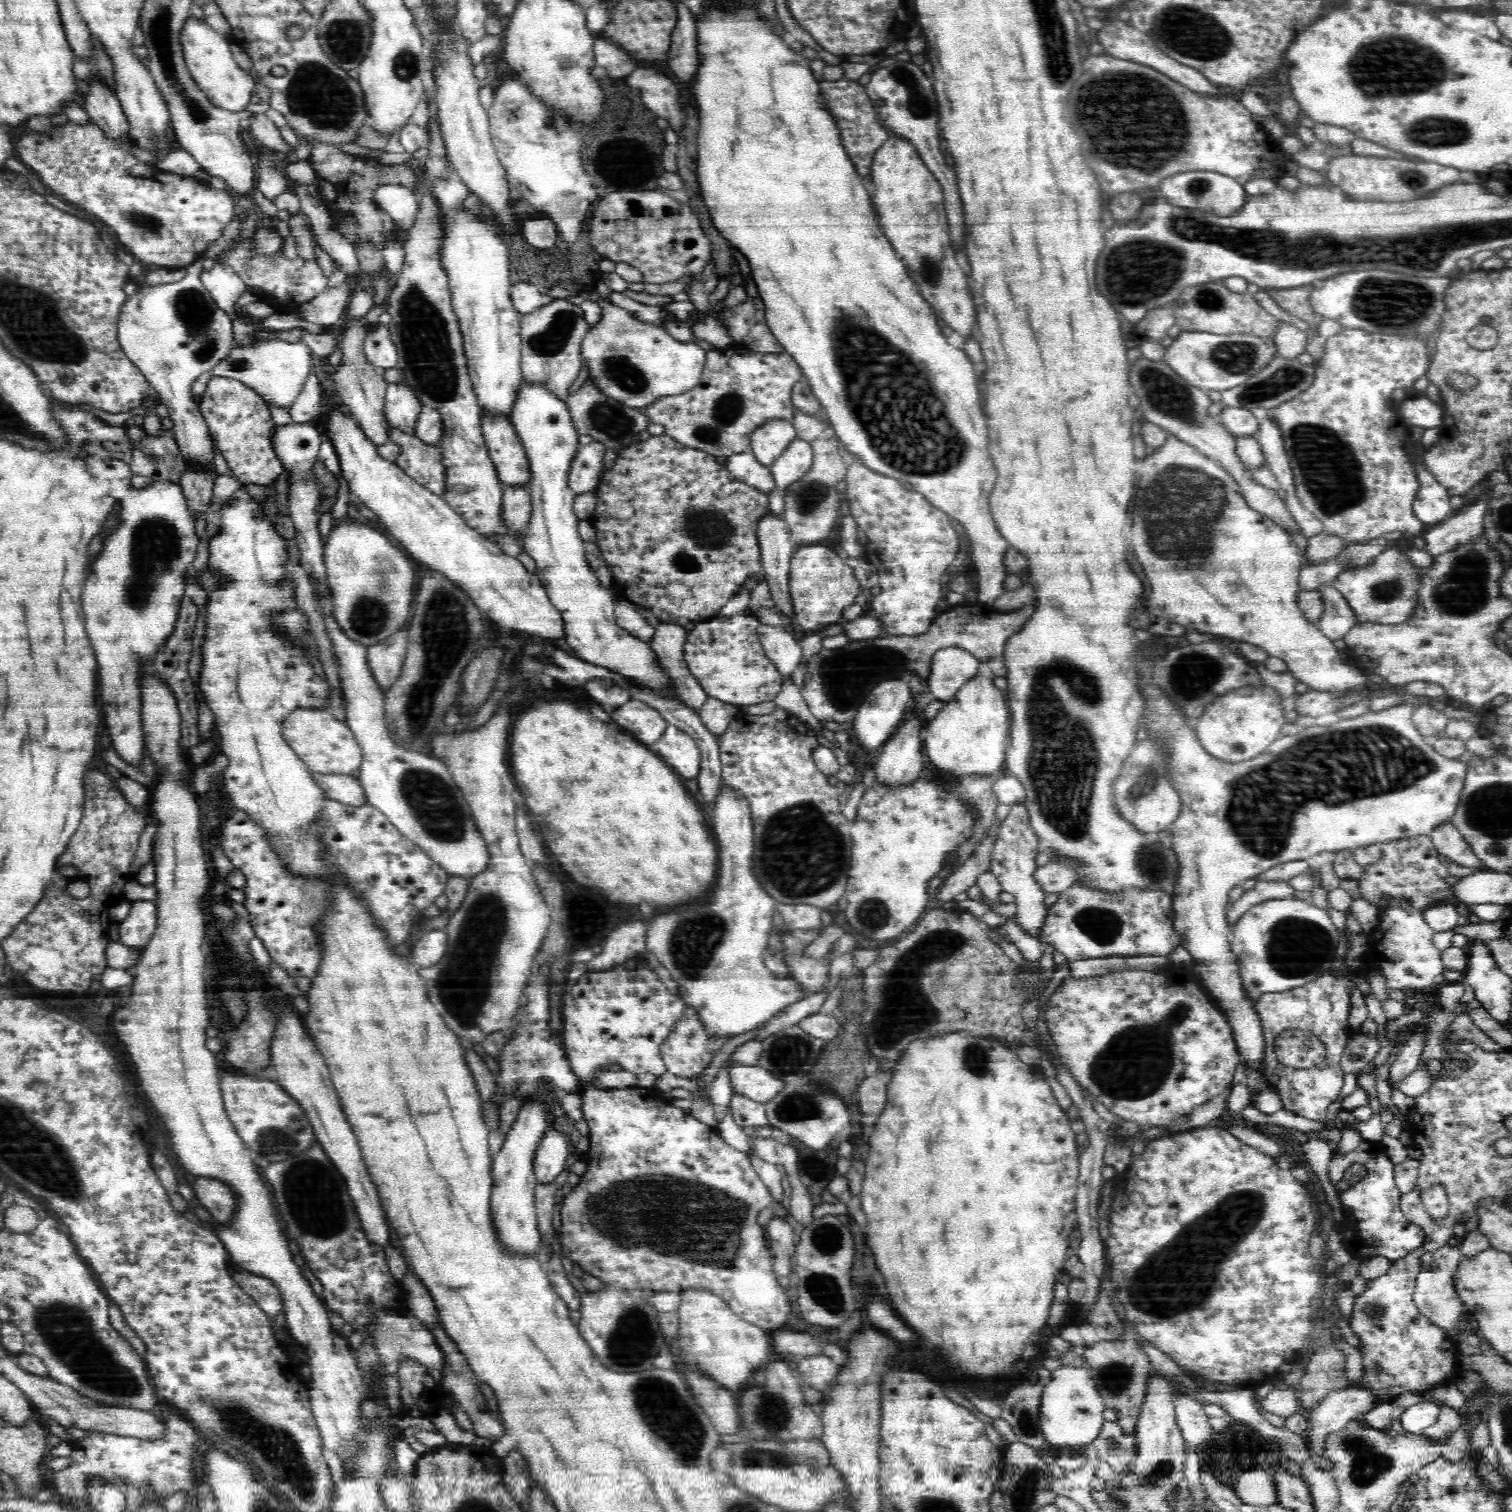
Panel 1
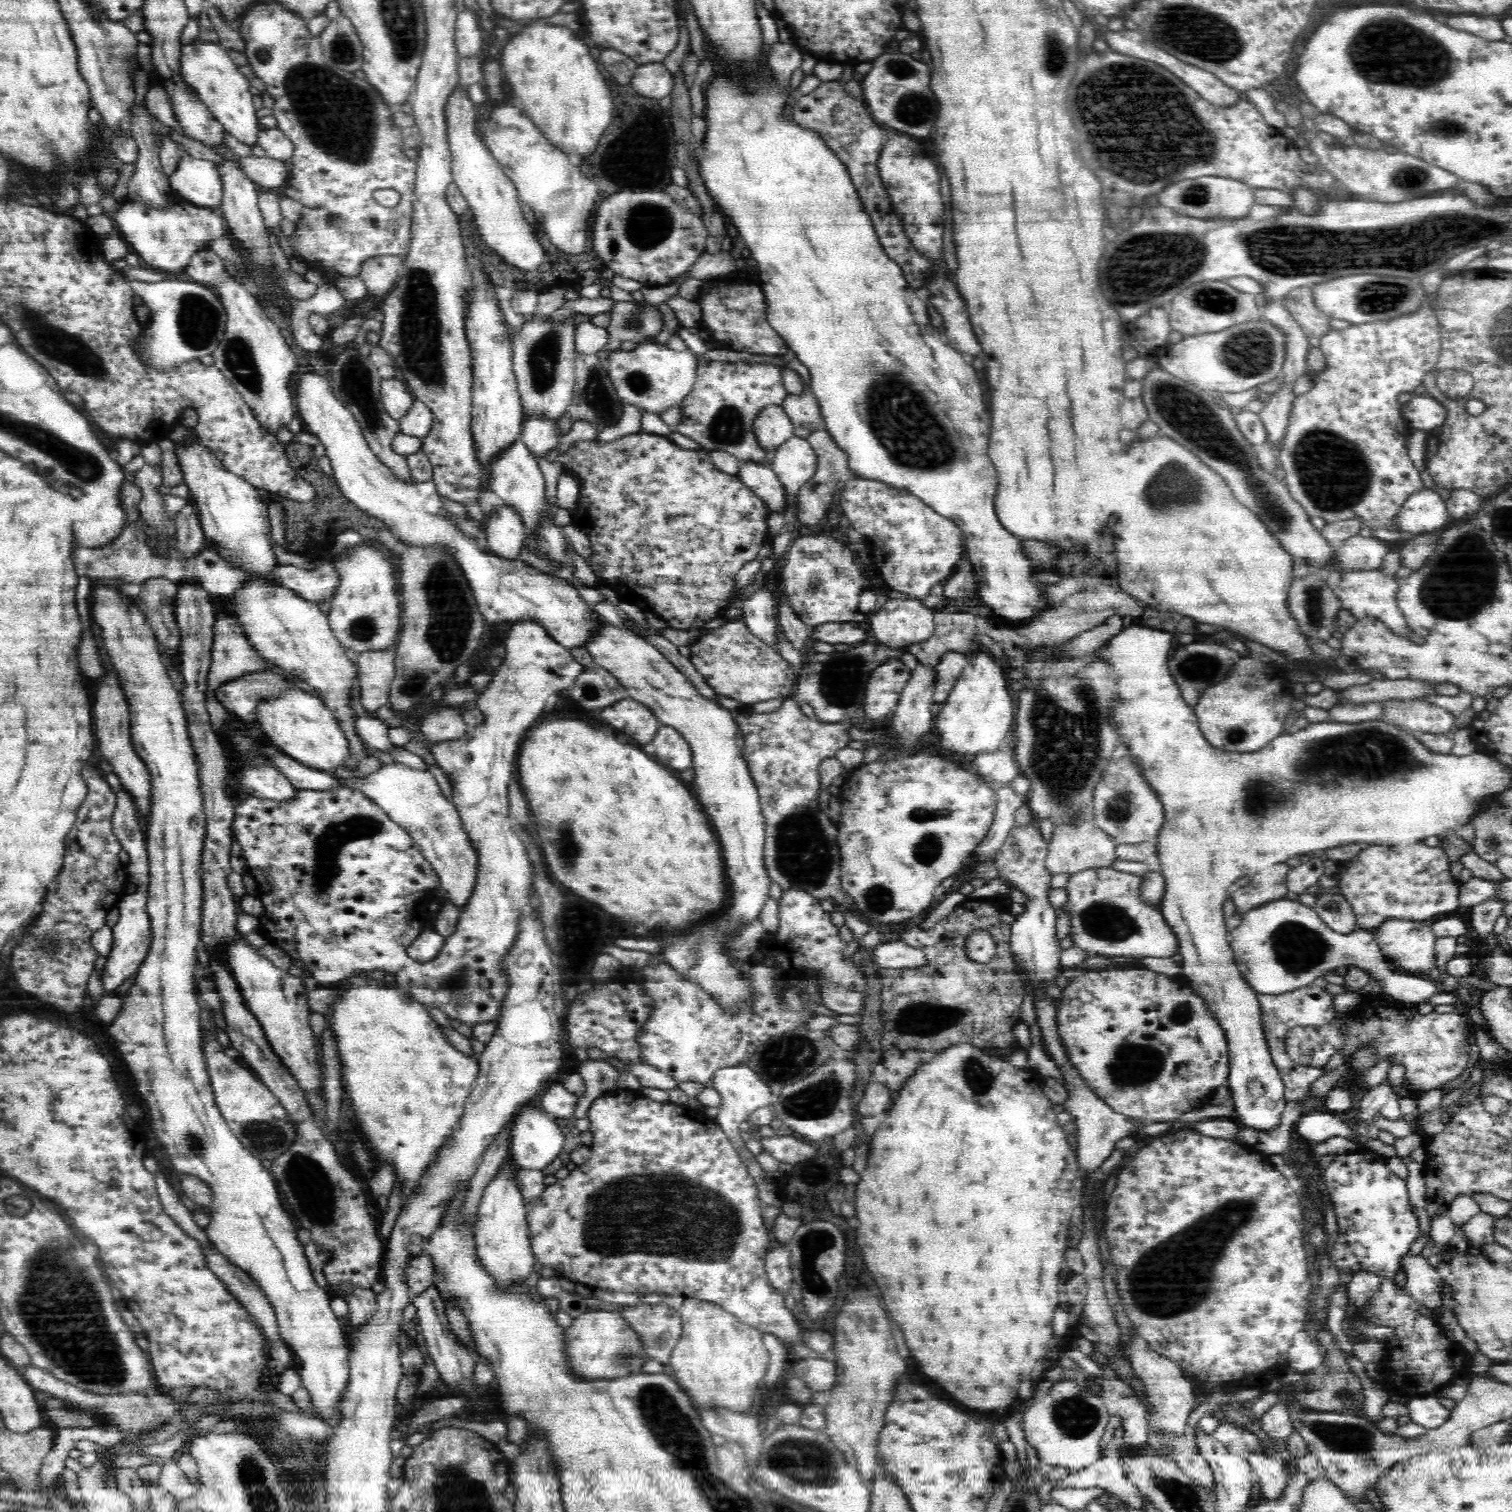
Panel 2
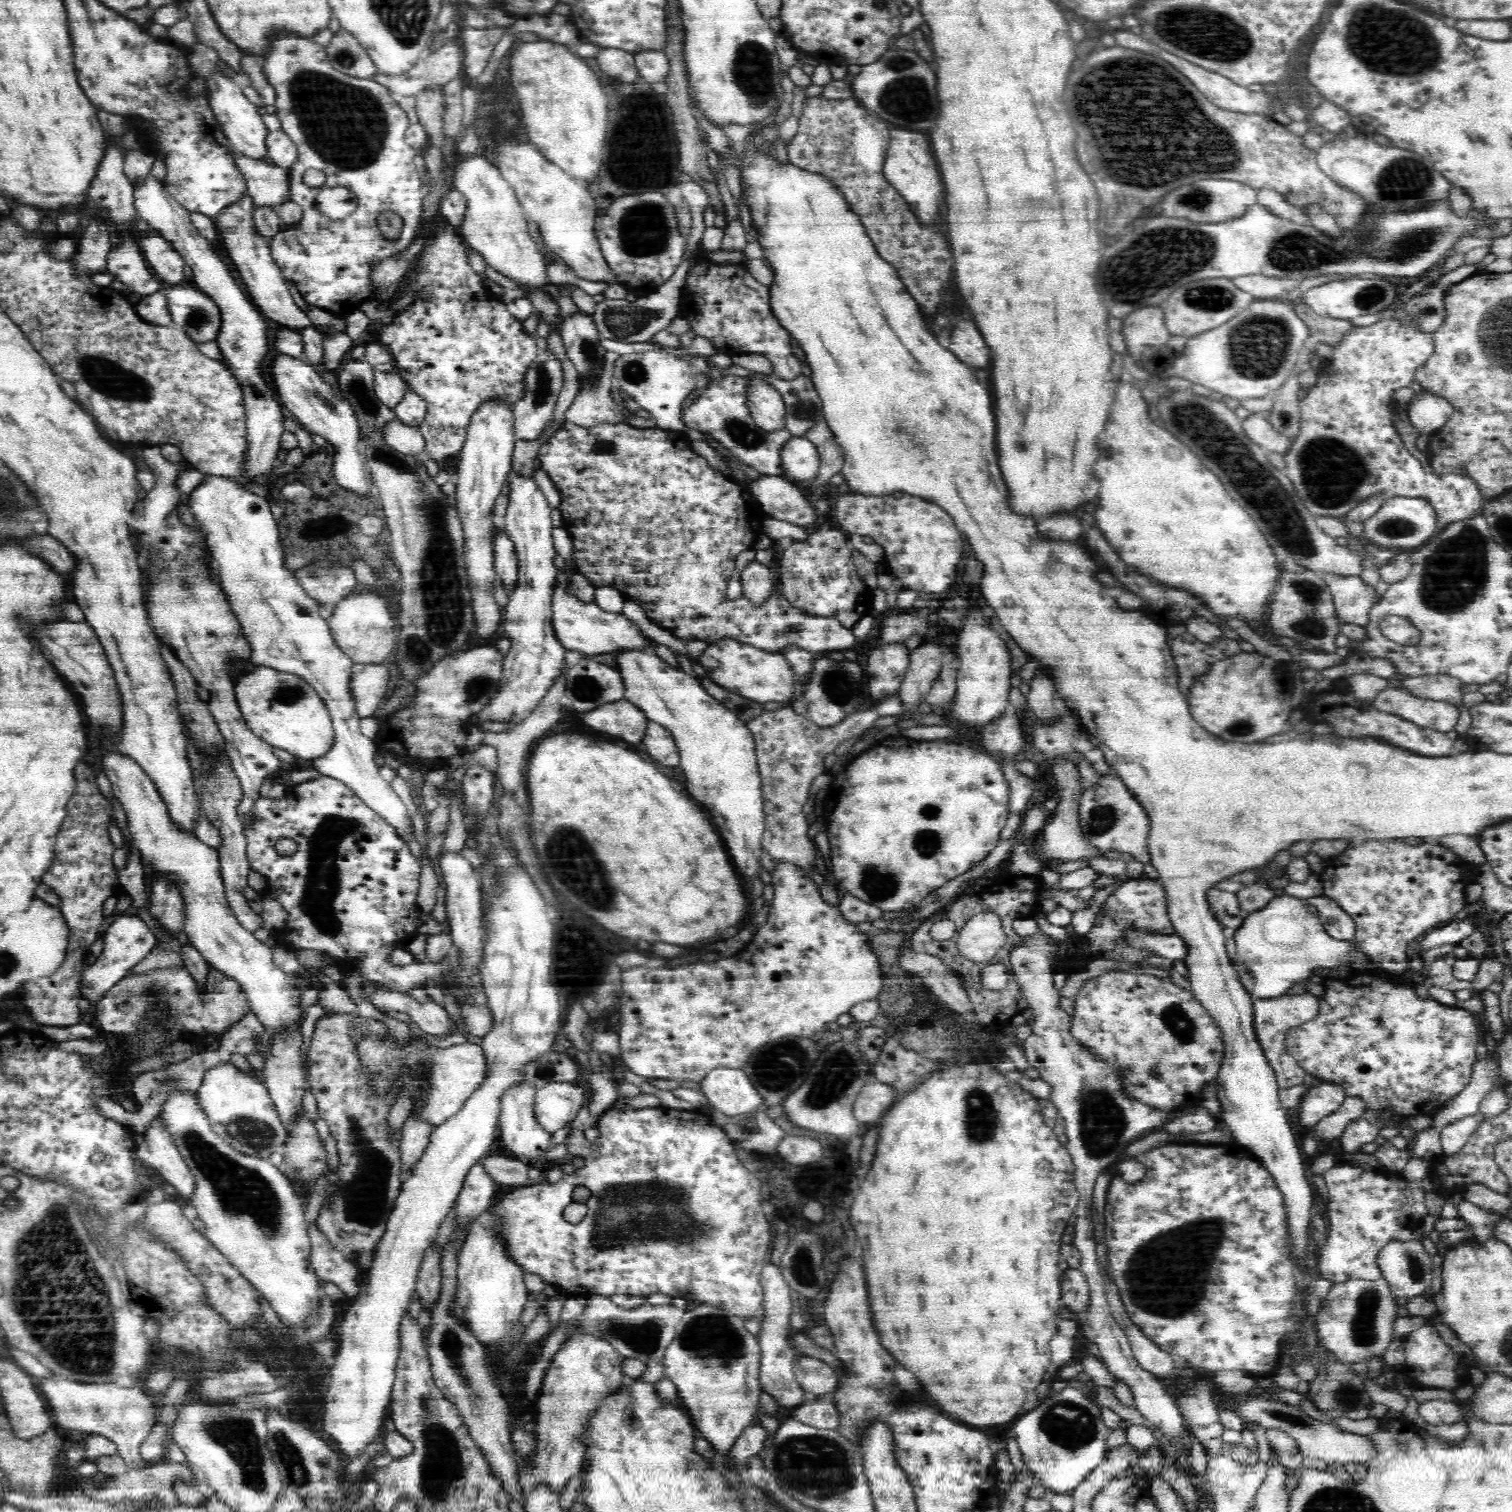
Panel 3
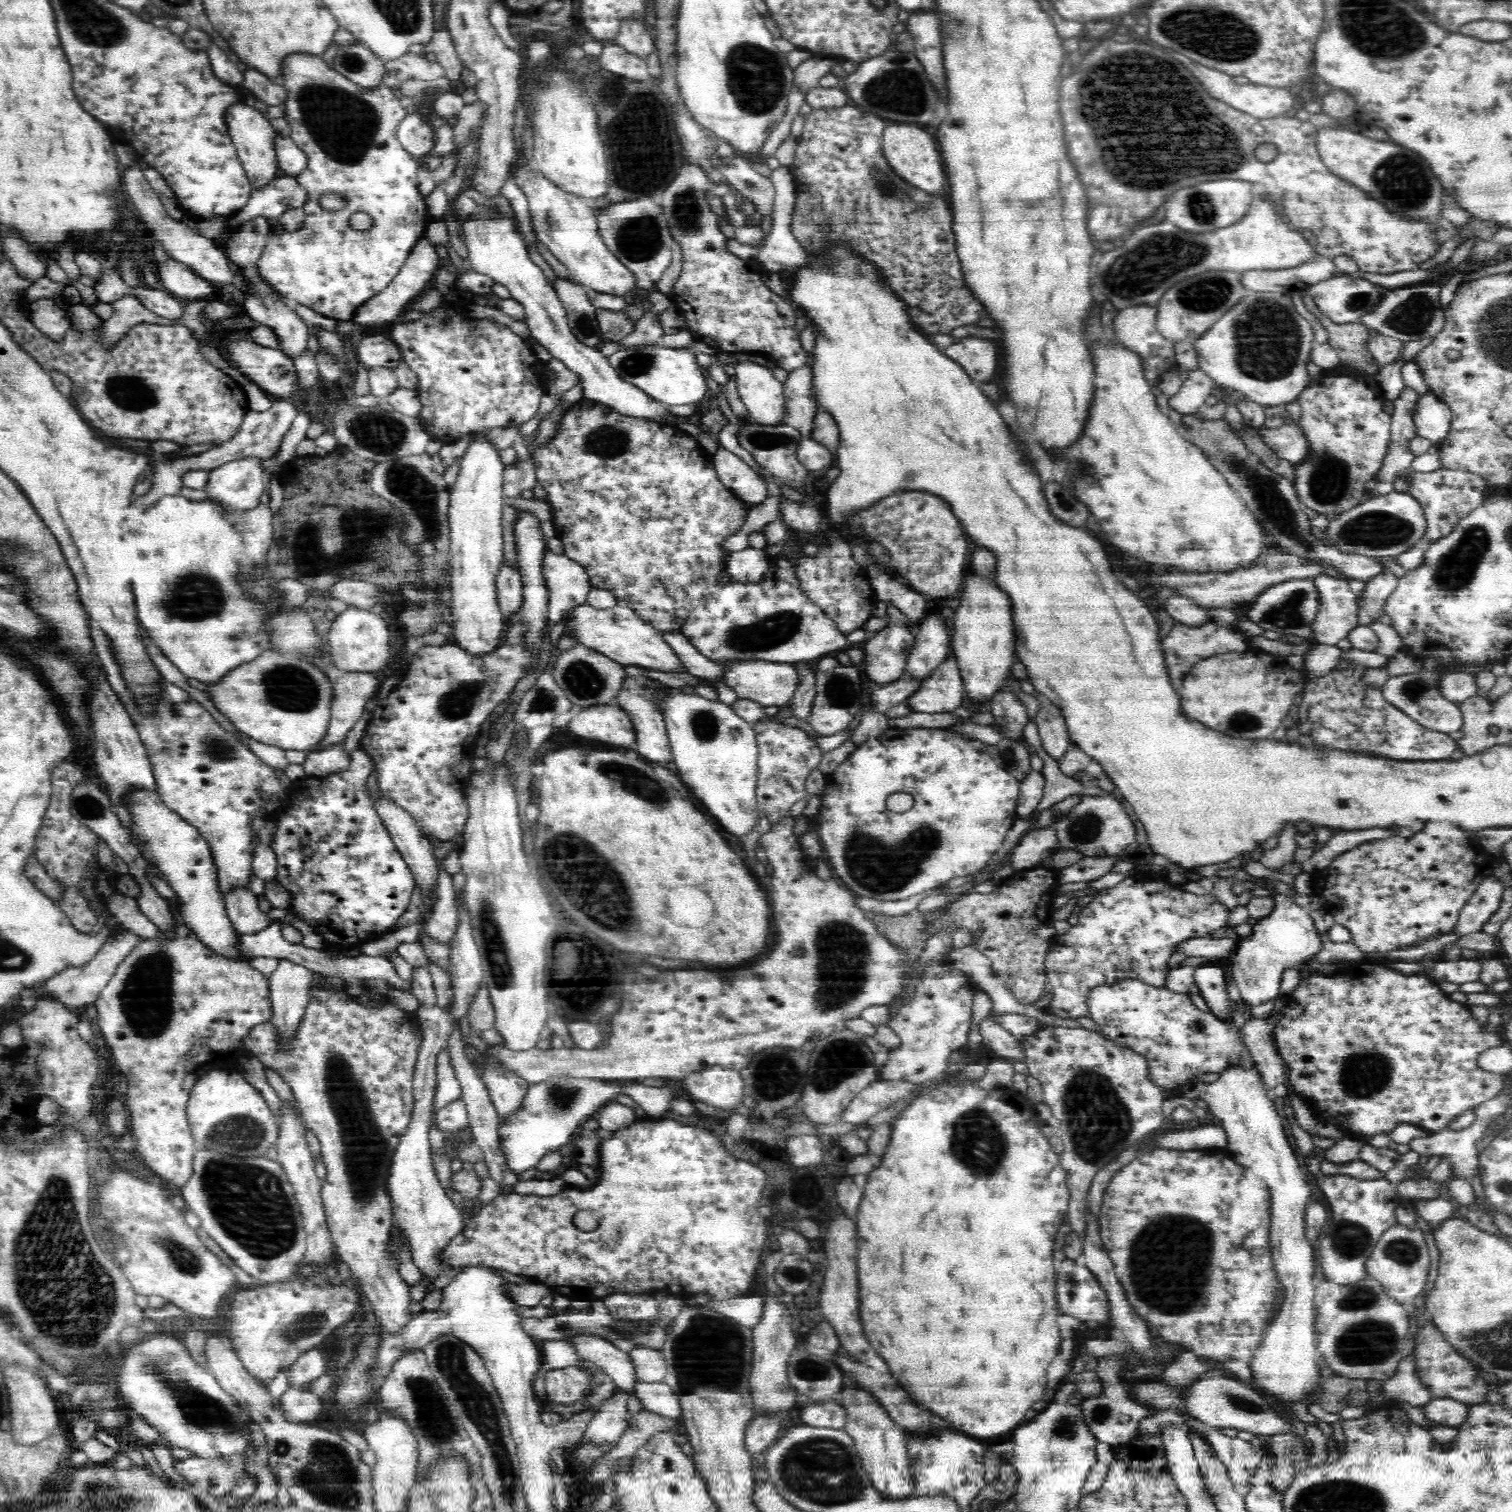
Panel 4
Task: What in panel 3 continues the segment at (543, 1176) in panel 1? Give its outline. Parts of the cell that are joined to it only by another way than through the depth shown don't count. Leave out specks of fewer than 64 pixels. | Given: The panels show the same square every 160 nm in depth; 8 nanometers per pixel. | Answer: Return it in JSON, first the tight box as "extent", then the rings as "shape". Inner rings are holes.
{"extent":[498,1081,553,1162],"shape":[[[523,1081],[518,1086],[512,1086],[510,1090],[506,1090],[500,1098],[498,1142],[506,1155],[526,1162],[542,1160],[553,1138],[553,1134],[545,1134],[536,1122],[536,1115],[533,1112],[536,1091],[536,1087]]]}

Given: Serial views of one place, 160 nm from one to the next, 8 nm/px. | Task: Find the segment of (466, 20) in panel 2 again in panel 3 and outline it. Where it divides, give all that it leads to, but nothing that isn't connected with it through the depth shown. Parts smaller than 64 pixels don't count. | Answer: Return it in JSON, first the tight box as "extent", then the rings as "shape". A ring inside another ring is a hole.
{"extent":[371,36,464,96],"shape":[[[456,36],[452,41],[443,43],[434,52],[425,53],[404,74],[377,72],[371,76],[371,79],[400,96],[415,96],[428,87],[444,86],[460,76],[459,74],[463,73],[462,58],[464,58],[464,49]]]}

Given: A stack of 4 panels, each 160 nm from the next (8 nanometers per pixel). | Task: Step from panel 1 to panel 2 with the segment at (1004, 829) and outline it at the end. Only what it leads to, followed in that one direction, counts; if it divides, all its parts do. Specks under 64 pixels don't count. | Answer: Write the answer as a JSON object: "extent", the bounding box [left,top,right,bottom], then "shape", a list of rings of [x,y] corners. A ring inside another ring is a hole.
{"extent":[995,823,1062,992],"shape":[[[1015,823],[1006,837],[1000,850],[995,854],[995,867],[998,869],[998,878],[1008,884],[1010,887],[1020,890],[1026,895],[1027,900],[1023,904],[1024,912],[1016,916],[1011,926],[1010,949],[1012,949],[1012,957],[1014,957],[1014,964],[1016,968],[1024,967],[1029,976],[1029,984],[1033,984],[1034,988],[1041,992],[1039,984],[1041,982],[1062,982],[1061,974],[1062,968],[1060,966],[1060,943],[1056,937],[1056,909],[1052,907],[1050,899],[1048,899],[1048,888],[1050,888],[1050,879],[1052,874],[1046,868],[1045,862],[1048,854],[1048,844],[1044,841],[1040,829],[1036,826],[1027,824],[1020,825]]]}

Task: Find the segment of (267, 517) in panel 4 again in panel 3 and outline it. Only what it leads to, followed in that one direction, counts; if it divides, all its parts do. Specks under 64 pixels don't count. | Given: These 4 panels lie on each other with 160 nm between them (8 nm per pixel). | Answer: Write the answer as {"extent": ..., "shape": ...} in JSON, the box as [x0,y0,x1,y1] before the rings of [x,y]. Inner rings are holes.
{"extent":[137,504,284,824],"shape":[[[182,504],[180,516],[176,512],[167,512],[158,526],[142,530],[137,554],[141,566],[145,568],[144,606],[160,646],[172,650],[198,685],[212,692],[212,698],[209,698],[210,713],[221,732],[231,768],[242,787],[242,800],[236,813],[243,824],[244,815],[261,797],[263,780],[272,774],[284,772],[284,763],[272,751],[273,746],[254,735],[244,718],[240,718],[240,708],[236,706],[236,696],[232,694],[232,680],[228,678],[228,660],[248,658],[252,649],[244,636],[243,627],[231,611],[221,582],[212,582],[208,578],[204,554],[208,560],[210,554],[204,550],[206,543],[206,534]]]}

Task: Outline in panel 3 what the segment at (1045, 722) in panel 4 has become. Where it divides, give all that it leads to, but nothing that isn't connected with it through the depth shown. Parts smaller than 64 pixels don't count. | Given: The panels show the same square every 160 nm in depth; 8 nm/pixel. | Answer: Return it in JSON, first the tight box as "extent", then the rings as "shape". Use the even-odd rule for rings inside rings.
{"extent":[1043,756,1128,877],"shape":[[[1056,756],[1052,760],[1052,770],[1056,785],[1054,788],[1054,795],[1058,799],[1057,807],[1055,808],[1055,814],[1050,820],[1043,826],[1044,845],[1043,850],[1047,858],[1059,862],[1072,862],[1072,860],[1086,859],[1088,867],[1093,868],[1098,873],[1106,876],[1113,877],[1125,877],[1126,866],[1128,861],[1126,859],[1111,859],[1104,857],[1103,852],[1098,850],[1098,847],[1090,844],[1088,839],[1084,837],[1084,831],[1080,829],[1080,796],[1083,794],[1082,784],[1080,780],[1080,771],[1073,762],[1065,756]]]}

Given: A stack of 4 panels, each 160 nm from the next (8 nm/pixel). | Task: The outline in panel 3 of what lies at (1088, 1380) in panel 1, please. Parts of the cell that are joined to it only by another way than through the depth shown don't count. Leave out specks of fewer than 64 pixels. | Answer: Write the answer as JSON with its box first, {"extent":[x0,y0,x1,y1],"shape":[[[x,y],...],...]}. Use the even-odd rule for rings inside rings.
{"extent":[1014,1385,1110,1494],"shape":[[[1067,1385],[1060,1392],[1052,1392],[1050,1398],[1038,1404],[1038,1408],[1016,1420],[1014,1431],[1026,1468],[1036,1475],[1036,1482],[1044,1485],[1051,1494],[1071,1493],[1107,1457],[1106,1439],[1110,1430],[1102,1418],[1101,1407],[1088,1399],[1080,1387]]]}

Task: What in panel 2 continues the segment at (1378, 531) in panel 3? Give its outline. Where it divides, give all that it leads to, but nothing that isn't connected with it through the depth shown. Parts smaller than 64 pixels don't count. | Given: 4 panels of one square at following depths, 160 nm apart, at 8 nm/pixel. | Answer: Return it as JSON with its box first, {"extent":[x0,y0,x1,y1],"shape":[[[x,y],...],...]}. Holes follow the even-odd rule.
{"extent":[1396,488,1451,538],"shape":[[[1429,488],[1411,494],[1396,515],[1400,518],[1398,530],[1405,532],[1407,538],[1415,534],[1440,532],[1451,518],[1442,496]]]}

